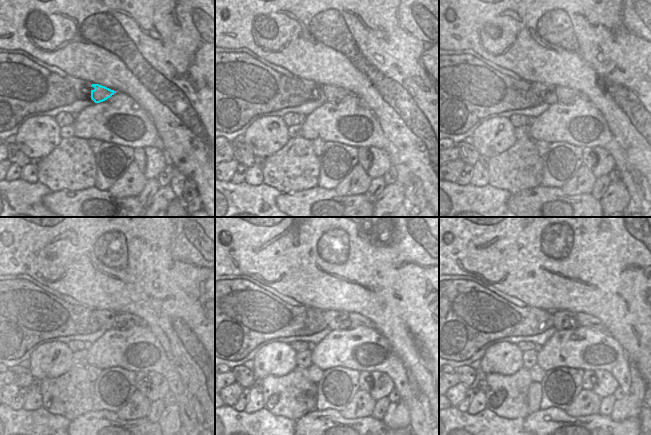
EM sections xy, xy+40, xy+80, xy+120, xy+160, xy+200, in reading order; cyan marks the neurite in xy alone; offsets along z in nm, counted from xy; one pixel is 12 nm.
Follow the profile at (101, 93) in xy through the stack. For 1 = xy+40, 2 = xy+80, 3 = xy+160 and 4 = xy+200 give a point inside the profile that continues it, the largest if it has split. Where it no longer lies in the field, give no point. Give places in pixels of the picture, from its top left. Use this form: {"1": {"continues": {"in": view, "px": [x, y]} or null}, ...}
{"1": {"continues": {"in": "xy+40", "px": [333, 94]}}, "2": {"continues": {"in": "xy+80", "px": [565, 95]}}, "3": {"continues": {"in": "xy+160", "px": [356, 319]}}, "4": {"continues": {"in": "xy+200", "px": [585, 320]}}}

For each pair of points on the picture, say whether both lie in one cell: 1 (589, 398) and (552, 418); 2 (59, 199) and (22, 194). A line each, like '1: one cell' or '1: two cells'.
1: two cells
2: two cells

